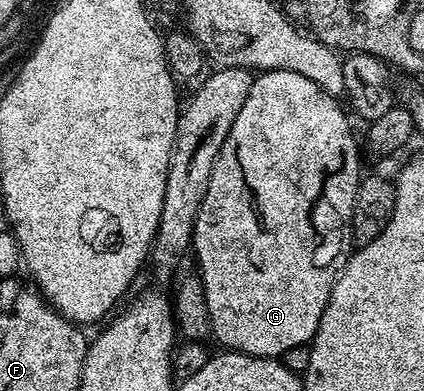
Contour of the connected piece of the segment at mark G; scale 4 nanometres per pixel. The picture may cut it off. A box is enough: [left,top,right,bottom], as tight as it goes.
[192,70,360,359]

